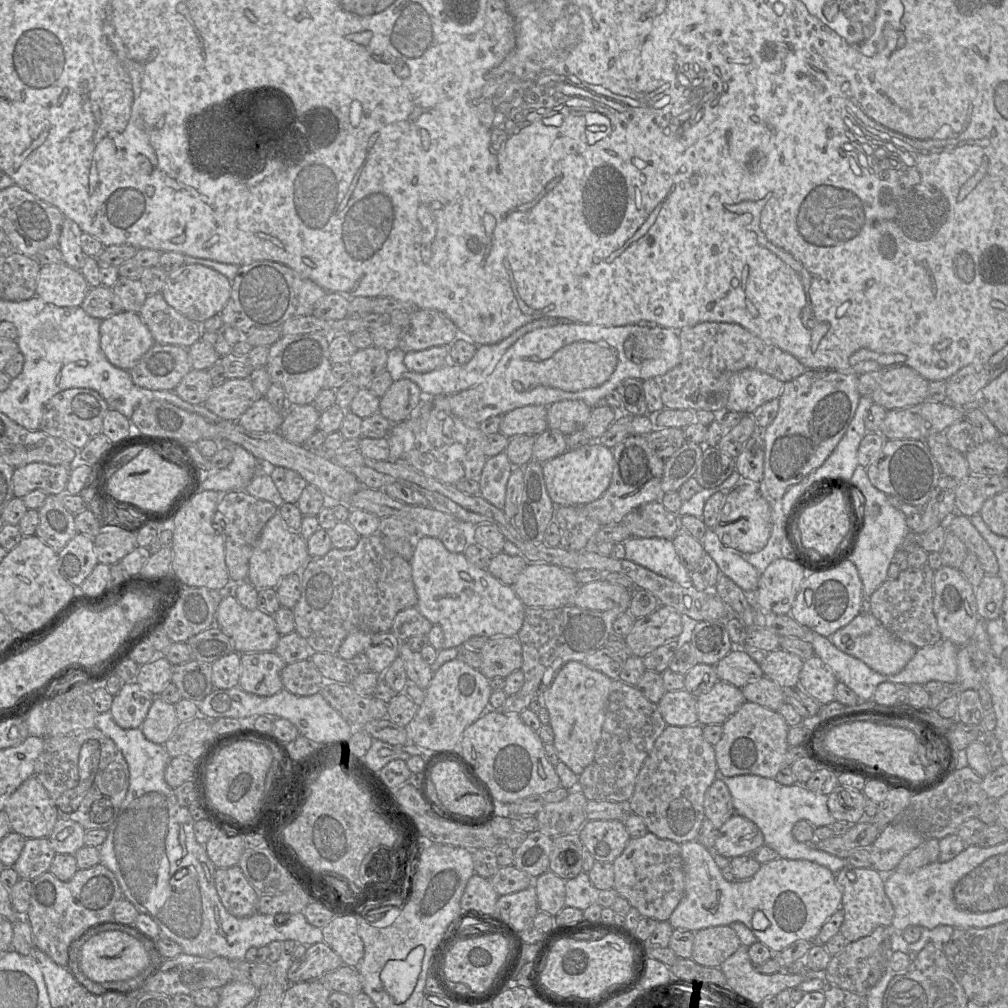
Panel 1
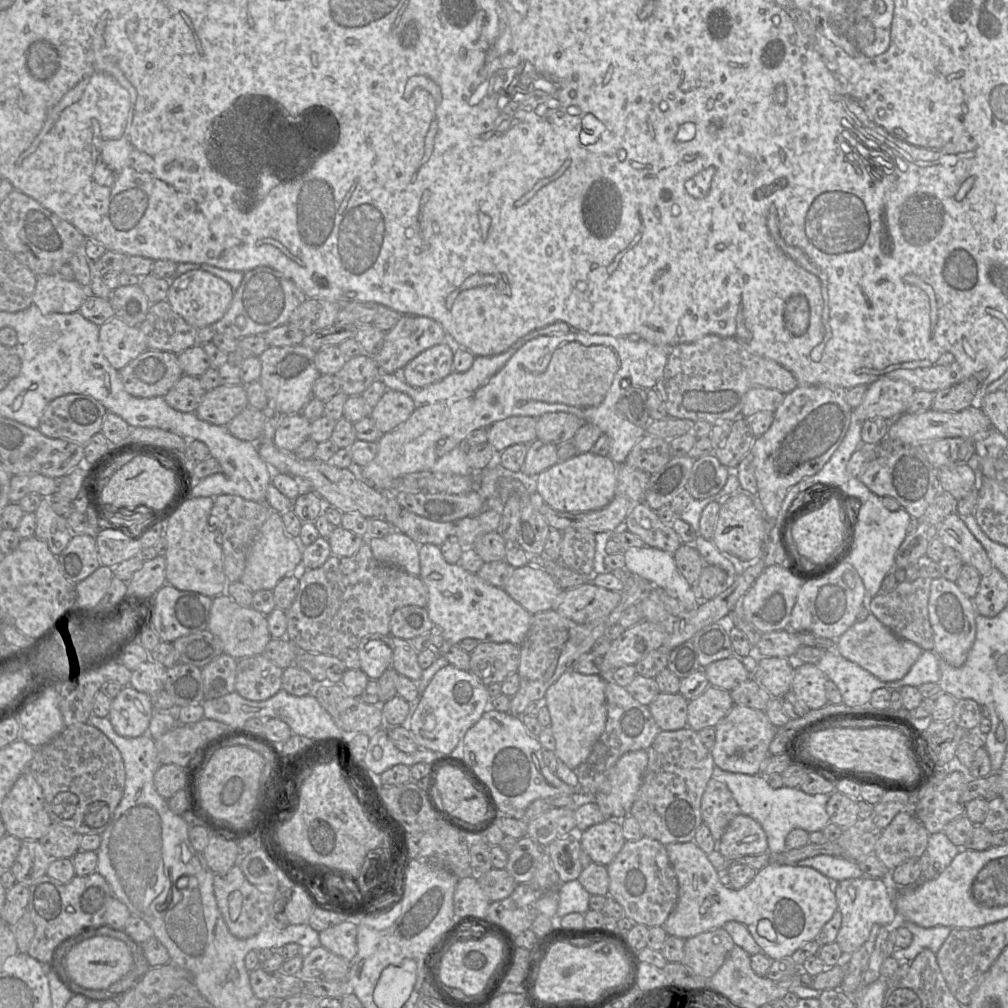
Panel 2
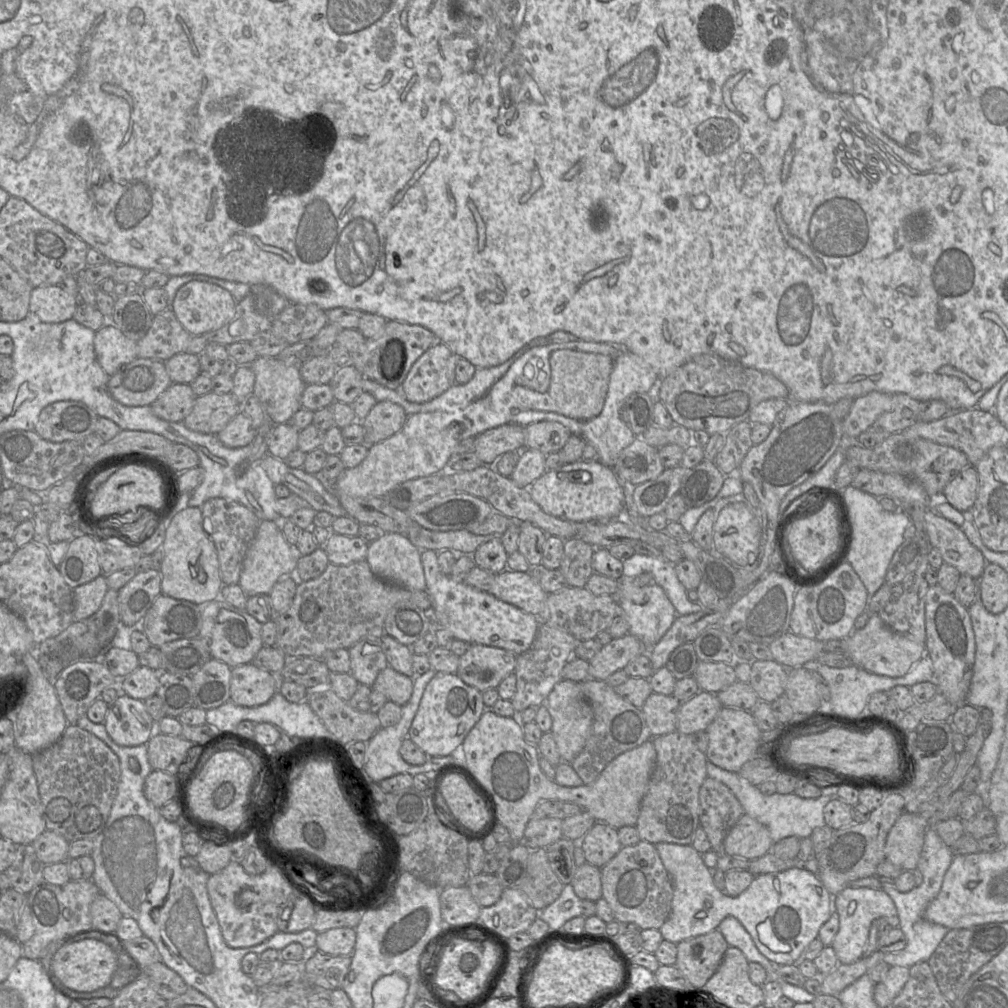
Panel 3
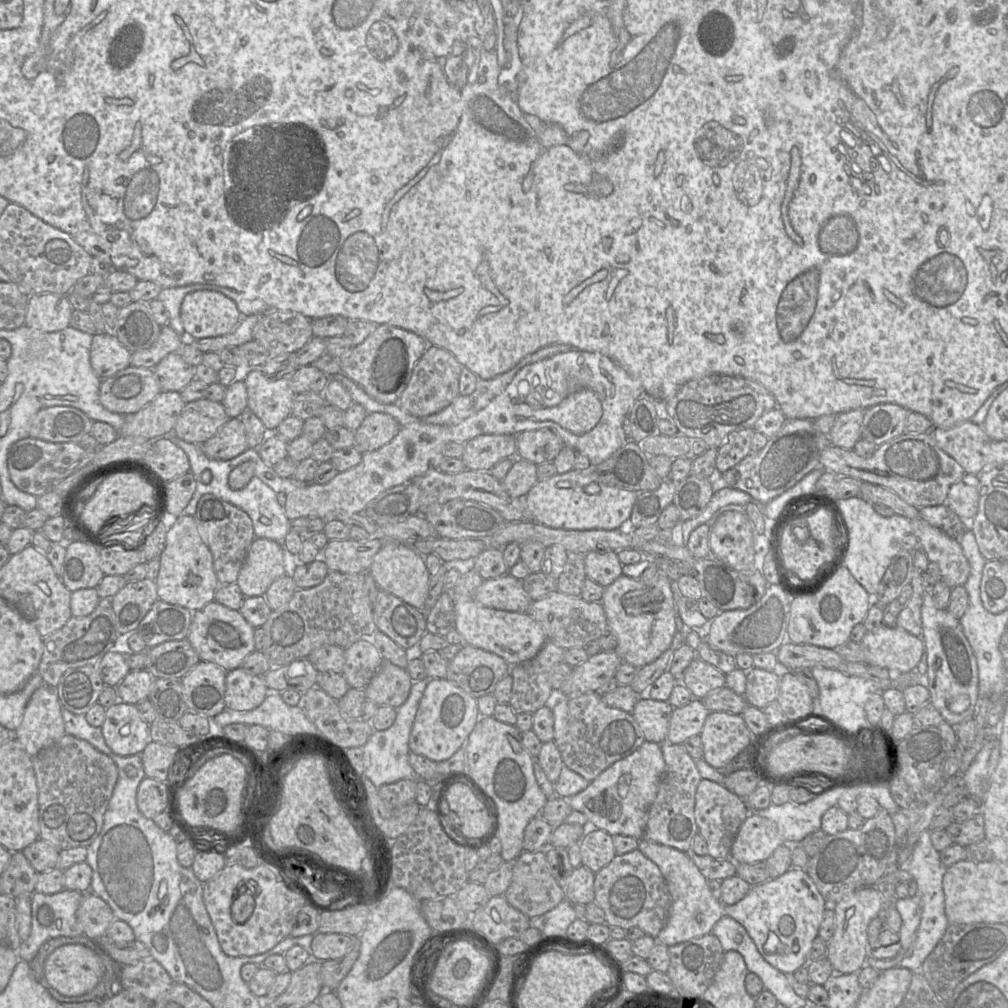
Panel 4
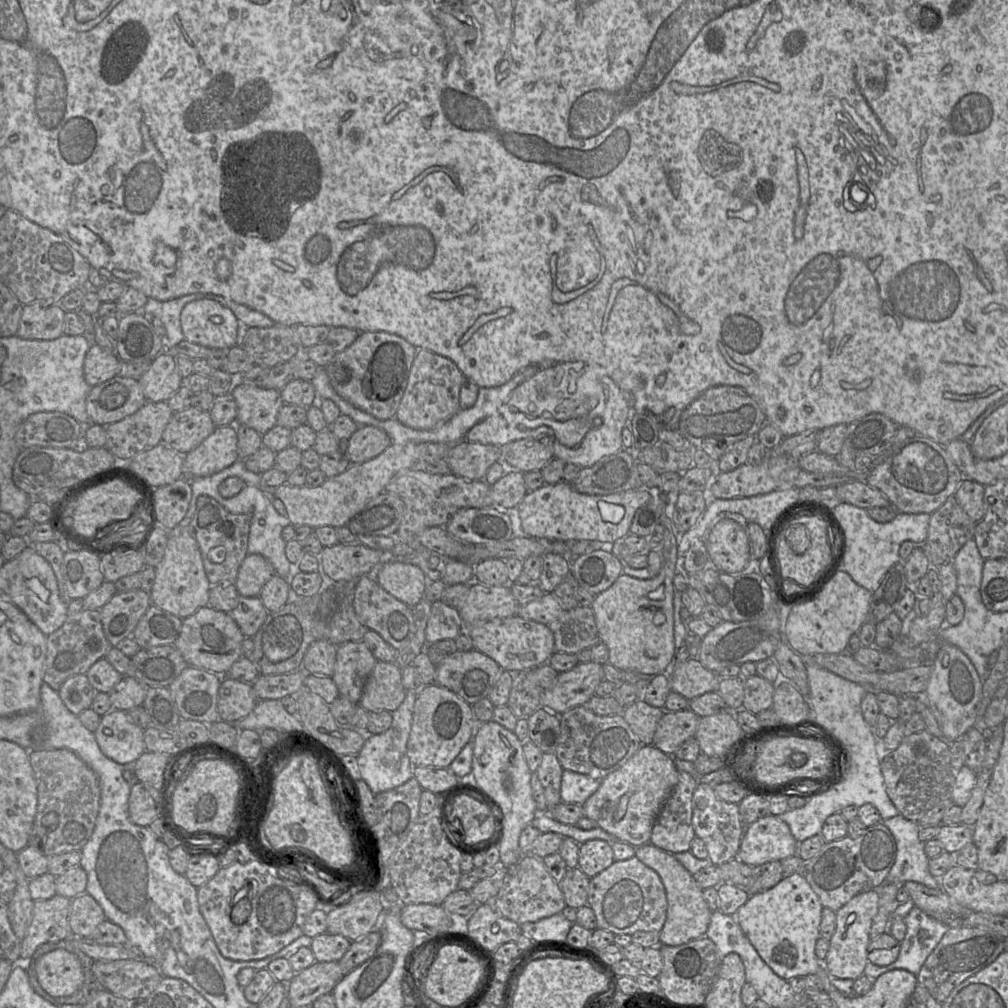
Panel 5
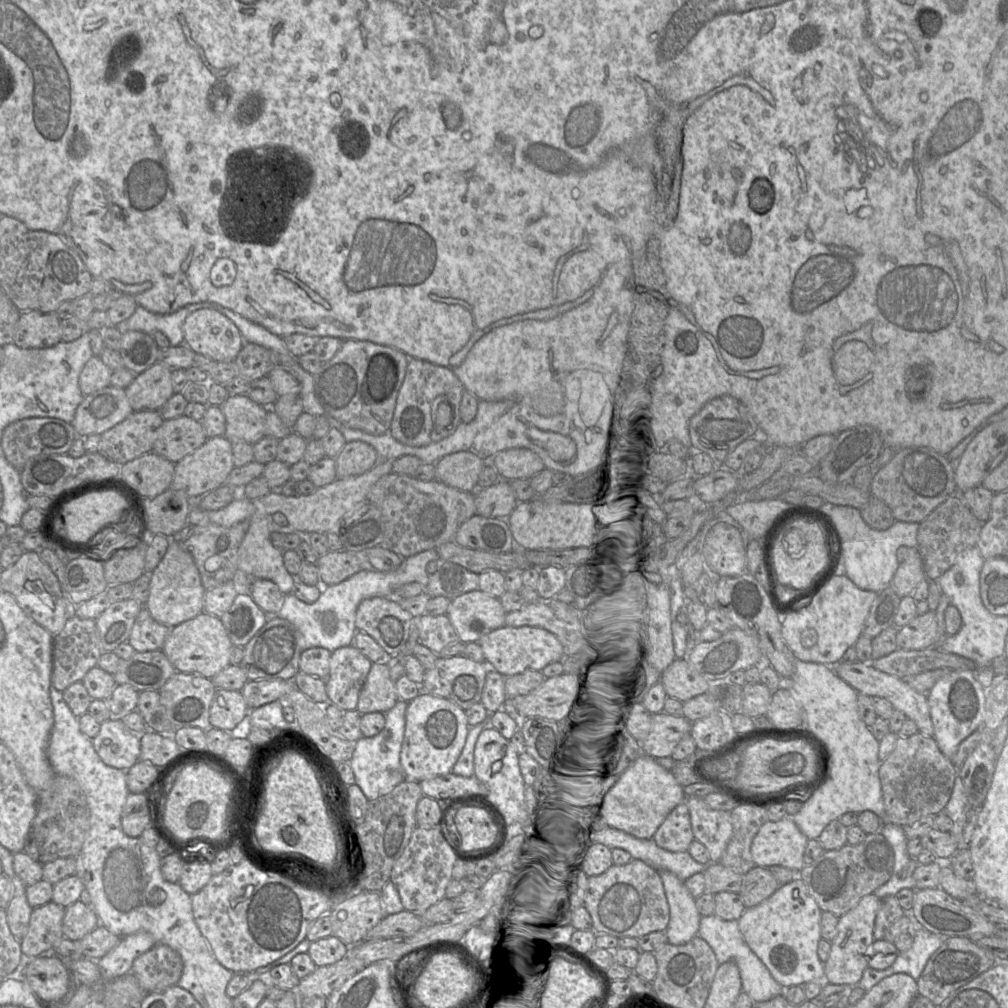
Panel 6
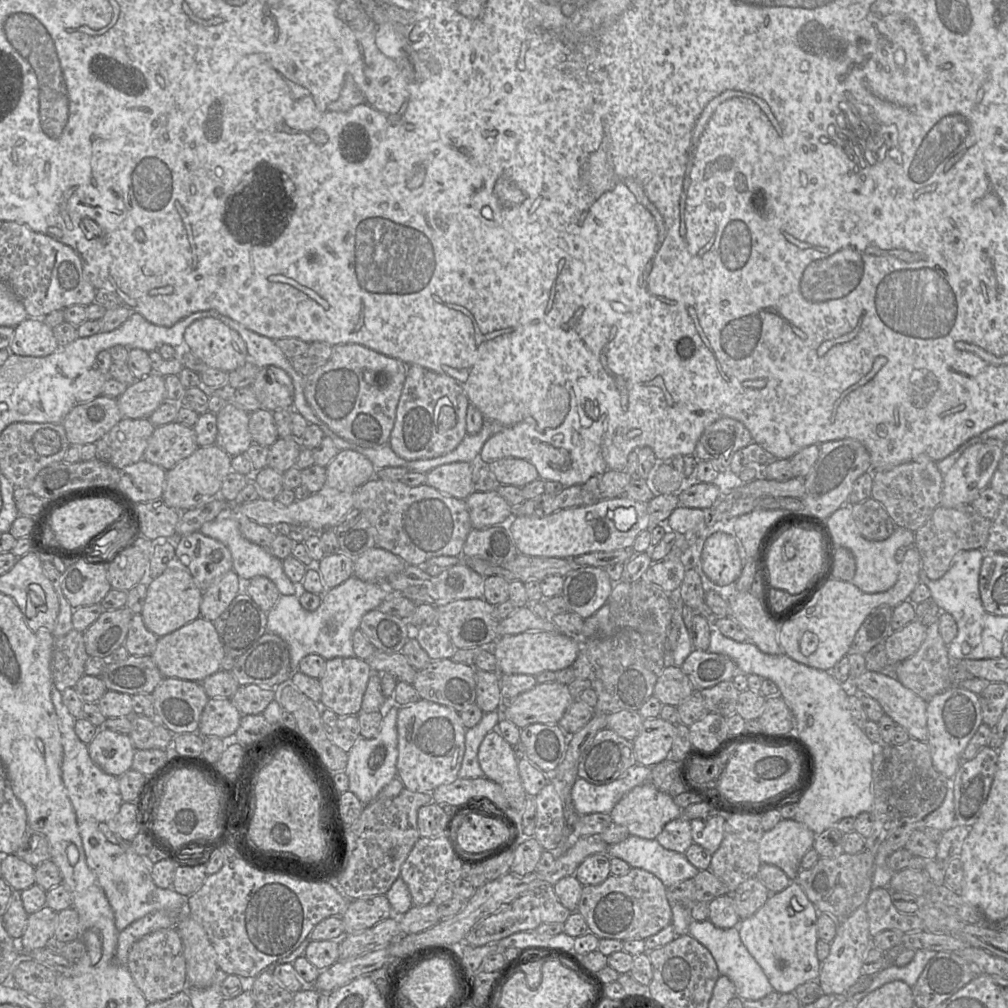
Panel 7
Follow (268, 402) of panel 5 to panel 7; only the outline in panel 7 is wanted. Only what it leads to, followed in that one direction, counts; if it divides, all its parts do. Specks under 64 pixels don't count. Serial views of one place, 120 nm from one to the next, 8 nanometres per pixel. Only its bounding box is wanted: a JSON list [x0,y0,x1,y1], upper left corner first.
[215,402,253,457]

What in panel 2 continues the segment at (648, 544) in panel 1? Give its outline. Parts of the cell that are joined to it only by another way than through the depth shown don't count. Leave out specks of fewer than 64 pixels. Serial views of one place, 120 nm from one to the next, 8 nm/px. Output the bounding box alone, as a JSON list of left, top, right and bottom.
[625,546,699,610]

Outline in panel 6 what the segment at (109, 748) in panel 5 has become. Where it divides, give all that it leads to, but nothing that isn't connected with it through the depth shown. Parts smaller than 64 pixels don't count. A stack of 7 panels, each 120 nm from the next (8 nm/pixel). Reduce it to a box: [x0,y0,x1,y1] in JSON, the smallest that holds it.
[92,718,140,771]

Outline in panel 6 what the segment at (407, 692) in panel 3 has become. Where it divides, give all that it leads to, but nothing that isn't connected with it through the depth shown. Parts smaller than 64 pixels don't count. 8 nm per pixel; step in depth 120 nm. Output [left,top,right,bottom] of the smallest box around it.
[356,659,399,714]

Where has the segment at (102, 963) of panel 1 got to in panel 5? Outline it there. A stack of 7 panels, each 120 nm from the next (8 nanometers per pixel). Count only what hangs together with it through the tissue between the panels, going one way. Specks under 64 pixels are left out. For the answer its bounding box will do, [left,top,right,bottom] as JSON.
[35,949,84,997]

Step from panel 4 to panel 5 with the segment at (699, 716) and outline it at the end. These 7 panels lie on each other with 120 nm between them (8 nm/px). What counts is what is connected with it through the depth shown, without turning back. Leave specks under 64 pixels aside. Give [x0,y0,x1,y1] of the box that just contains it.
[652,708,700,755]

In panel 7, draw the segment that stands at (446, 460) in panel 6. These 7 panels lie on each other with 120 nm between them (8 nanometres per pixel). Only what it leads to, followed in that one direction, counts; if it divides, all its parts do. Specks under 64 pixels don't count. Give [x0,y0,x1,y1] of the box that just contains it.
[425,462,474,500]

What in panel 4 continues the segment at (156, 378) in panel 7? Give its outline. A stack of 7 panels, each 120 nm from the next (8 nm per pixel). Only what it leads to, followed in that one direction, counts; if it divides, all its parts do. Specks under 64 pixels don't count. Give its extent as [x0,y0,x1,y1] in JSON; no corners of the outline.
[154,351,195,392]

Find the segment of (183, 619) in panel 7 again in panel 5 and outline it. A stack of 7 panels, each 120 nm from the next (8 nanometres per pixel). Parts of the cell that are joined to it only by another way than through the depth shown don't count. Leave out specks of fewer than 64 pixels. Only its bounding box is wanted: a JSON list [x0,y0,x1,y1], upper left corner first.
[150,524,211,619]

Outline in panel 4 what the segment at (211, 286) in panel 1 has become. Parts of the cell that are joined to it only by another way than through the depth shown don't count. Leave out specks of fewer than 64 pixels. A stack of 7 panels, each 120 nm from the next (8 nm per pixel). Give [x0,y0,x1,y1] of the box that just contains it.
[180,290,242,340]

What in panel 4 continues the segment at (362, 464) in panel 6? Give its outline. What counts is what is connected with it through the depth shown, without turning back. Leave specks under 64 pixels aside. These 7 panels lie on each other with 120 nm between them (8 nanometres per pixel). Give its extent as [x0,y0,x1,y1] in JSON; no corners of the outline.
[353,412,402,454]

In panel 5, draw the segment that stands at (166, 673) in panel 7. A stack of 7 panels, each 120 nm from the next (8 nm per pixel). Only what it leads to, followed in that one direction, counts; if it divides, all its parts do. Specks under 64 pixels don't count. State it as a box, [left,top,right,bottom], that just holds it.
[173,606,245,676]

